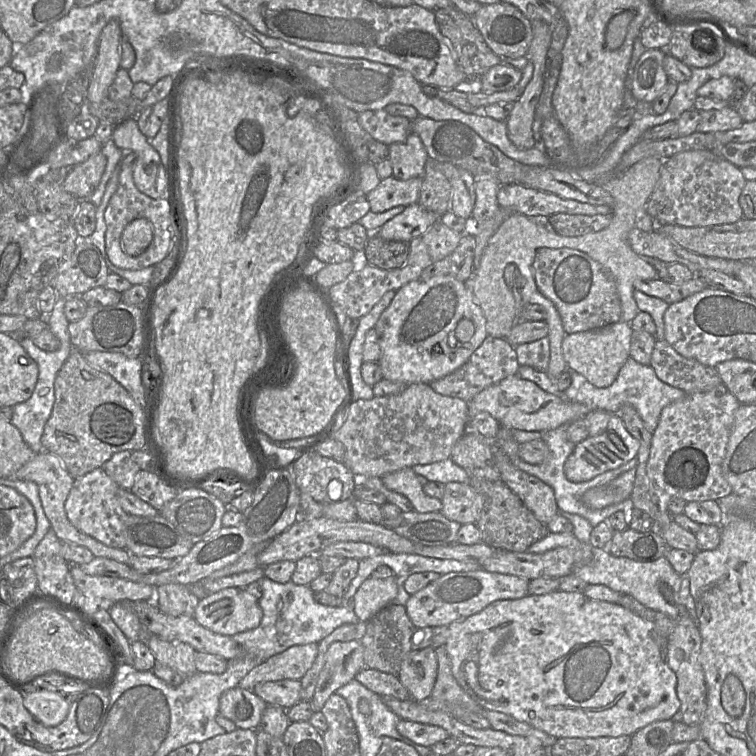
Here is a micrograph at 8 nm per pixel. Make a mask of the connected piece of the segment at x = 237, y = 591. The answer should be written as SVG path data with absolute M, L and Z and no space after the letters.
M232 587L199 599L193 617L212 632L232 637L257 628L263 612L245 589Z

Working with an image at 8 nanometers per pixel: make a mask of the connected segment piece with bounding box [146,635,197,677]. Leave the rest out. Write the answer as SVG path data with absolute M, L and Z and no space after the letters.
M149 635L146 643L154 655L156 664L166 665L184 677L197 672L196 651L190 645L179 641L166 641L156 635Z

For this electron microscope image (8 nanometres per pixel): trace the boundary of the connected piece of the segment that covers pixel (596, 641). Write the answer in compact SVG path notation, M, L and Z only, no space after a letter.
M555 591L544 595L527 595L520 599L494 601L480 612L448 625L445 648L451 672L462 689L481 707L501 712L554 738L594 738L632 736L650 723L673 719L680 709L676 694L677 679L667 663L667 636L655 624L619 604L587 599L580 592Z

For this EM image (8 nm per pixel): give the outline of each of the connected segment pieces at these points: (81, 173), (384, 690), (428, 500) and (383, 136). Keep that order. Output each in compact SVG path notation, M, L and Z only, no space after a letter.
M99 151L70 168L62 181L62 187L79 200L89 199L100 183L106 164L106 157Z
M365 667L357 673L354 679L381 697L393 697L398 700L410 699L408 690L395 675Z
M405 467L381 477L383 484L390 490L402 494L409 499L415 511L419 513L440 512L440 499L430 497L423 491L423 485L410 467Z
M384 108L359 113L358 122L373 139L386 145L403 142L411 133L411 120L390 115Z

